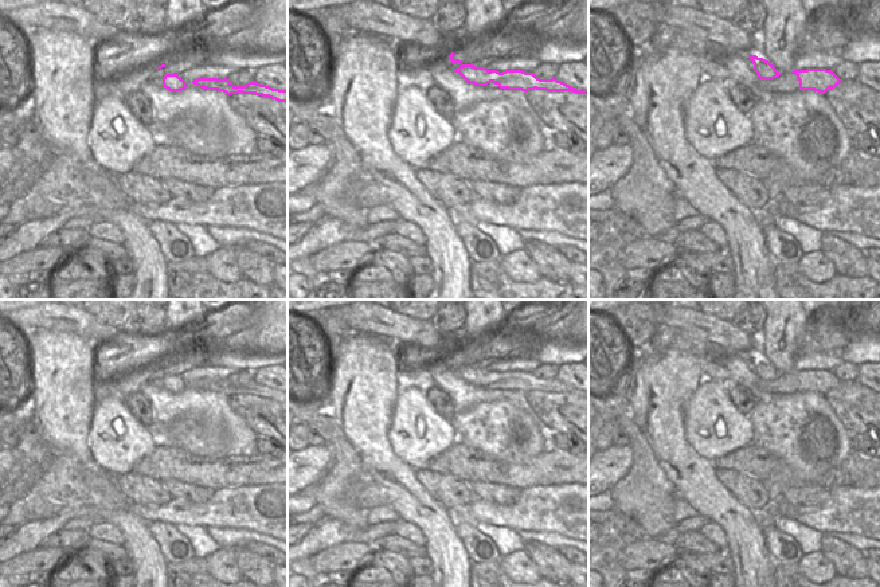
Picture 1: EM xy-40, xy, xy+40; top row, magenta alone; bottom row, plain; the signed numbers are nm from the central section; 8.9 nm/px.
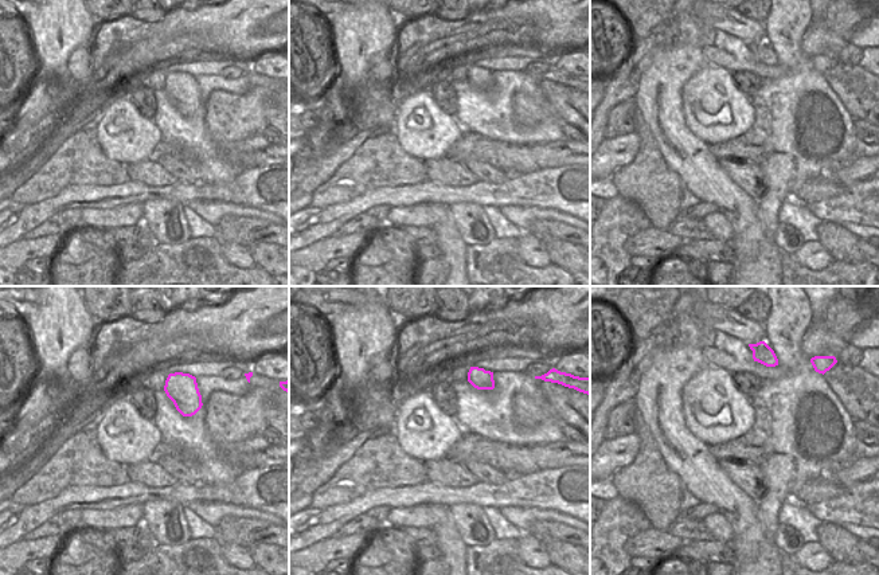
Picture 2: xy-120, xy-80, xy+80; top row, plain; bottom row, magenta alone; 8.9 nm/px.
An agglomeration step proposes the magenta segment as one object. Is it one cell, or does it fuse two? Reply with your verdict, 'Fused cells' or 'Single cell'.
Fused cells.

